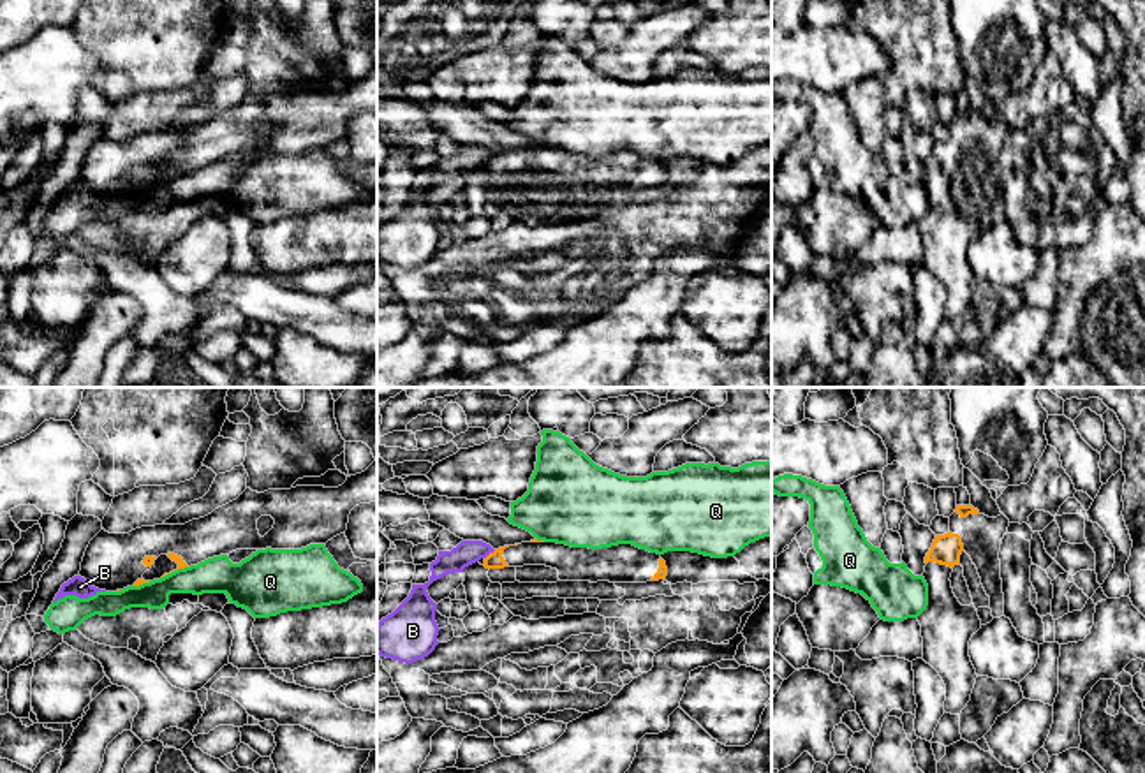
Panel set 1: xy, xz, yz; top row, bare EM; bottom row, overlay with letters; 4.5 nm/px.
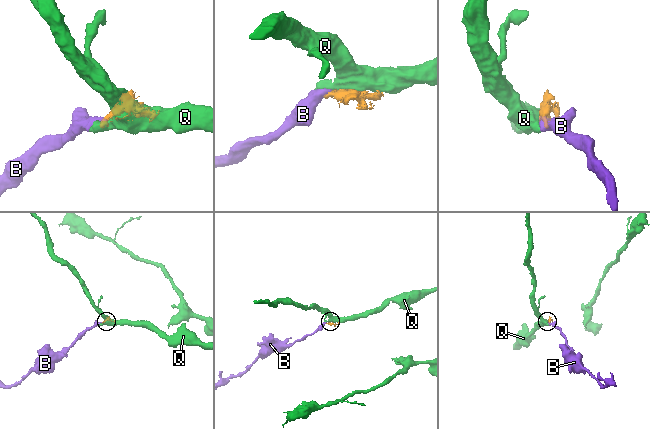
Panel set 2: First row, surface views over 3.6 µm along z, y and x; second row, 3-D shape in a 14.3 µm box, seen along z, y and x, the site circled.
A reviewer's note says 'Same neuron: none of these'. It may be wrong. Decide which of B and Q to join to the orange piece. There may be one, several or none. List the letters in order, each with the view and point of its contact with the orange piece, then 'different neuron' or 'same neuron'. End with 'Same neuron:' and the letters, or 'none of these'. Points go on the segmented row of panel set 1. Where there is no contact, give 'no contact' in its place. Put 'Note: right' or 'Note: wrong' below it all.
B: xz (490, 553) | different neuron
Q: xy (173, 571) | different neuron
Same neuron: none of these
Note: right

